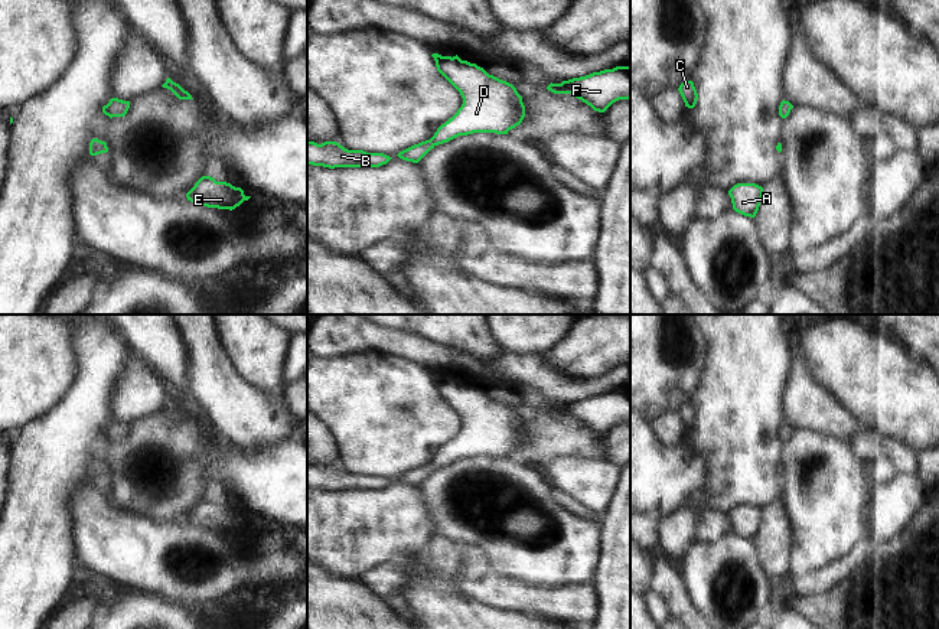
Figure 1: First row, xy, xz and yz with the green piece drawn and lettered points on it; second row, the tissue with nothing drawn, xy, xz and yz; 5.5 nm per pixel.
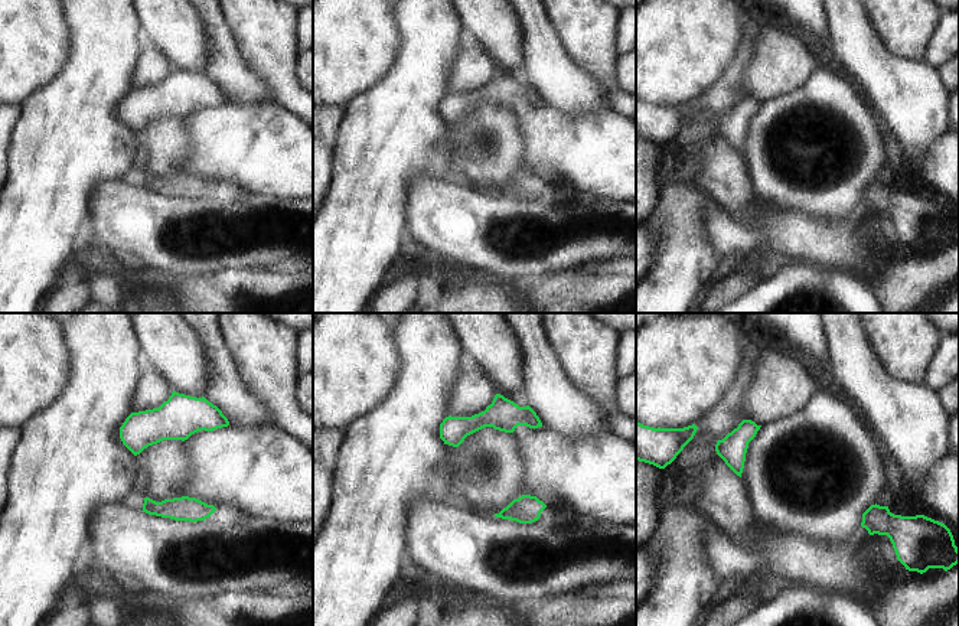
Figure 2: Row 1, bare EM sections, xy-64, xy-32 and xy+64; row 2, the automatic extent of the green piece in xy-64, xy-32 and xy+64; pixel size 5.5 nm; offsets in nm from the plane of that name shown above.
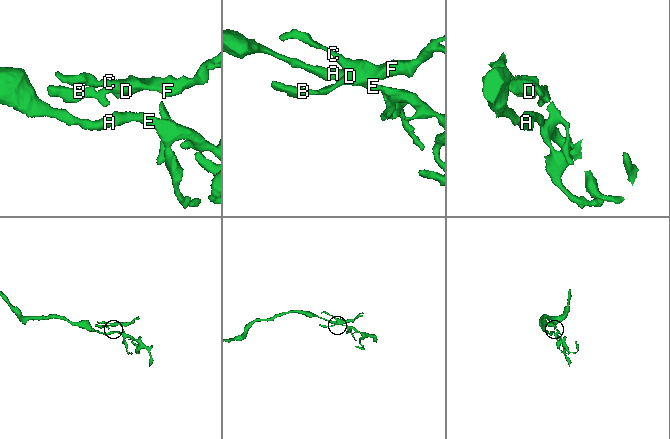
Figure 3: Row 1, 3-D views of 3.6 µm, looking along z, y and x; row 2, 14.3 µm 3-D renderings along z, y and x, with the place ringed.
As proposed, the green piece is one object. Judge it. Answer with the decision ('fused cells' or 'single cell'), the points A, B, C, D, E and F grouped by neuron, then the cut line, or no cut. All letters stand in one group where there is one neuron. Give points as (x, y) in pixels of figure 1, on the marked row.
single cell; groups A B C D E F; cut none

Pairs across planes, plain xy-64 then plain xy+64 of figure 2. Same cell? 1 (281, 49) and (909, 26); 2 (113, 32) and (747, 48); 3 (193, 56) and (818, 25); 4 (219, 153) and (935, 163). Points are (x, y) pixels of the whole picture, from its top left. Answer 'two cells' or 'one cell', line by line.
1: one cell
2: one cell
3: one cell
4: one cell

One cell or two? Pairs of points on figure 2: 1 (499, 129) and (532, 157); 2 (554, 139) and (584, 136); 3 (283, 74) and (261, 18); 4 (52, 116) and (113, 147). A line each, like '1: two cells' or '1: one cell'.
1: two cells
2: one cell
3: one cell
4: one cell

